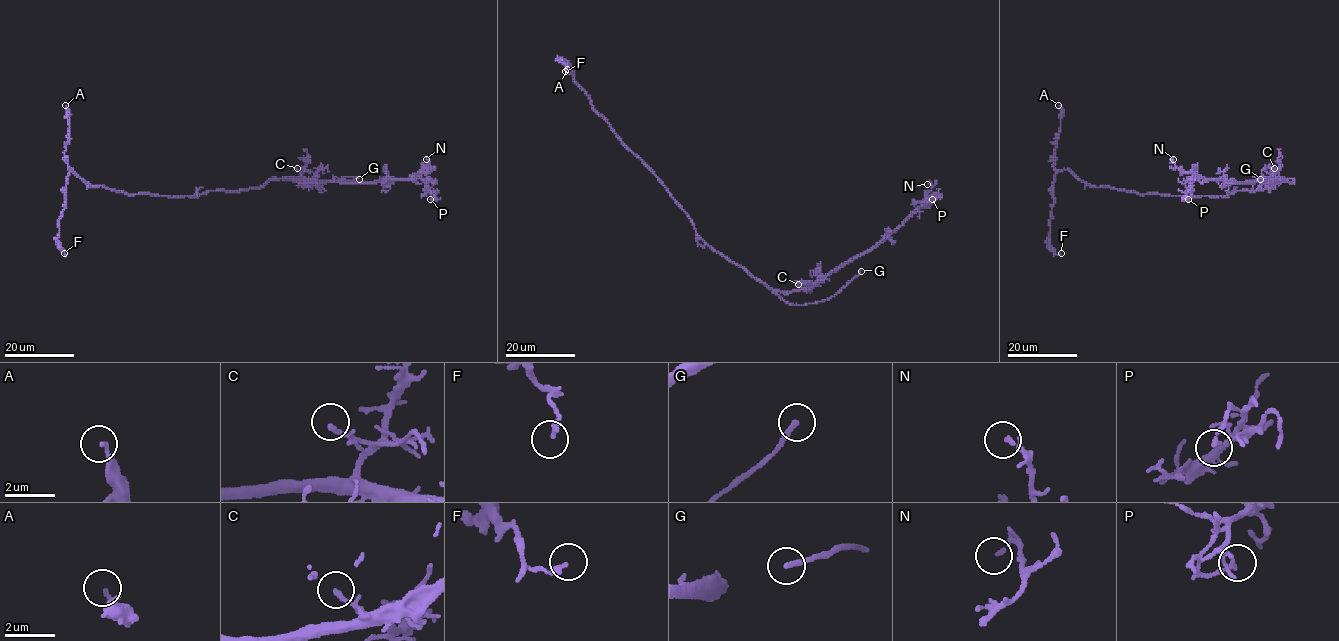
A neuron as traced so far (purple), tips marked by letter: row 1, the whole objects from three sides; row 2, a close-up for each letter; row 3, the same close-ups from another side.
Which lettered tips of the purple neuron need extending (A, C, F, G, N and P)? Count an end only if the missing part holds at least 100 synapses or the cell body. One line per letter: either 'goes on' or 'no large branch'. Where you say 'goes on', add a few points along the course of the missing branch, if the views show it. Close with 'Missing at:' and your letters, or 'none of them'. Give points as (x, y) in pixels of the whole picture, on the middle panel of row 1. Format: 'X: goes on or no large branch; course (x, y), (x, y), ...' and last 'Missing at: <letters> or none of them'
A: no large branch
C: no large branch
F: no large branch
G: goes on; course (861, 271), (880, 261), (885, 263)
N: no large branch
P: no large branch
Missing at: G

